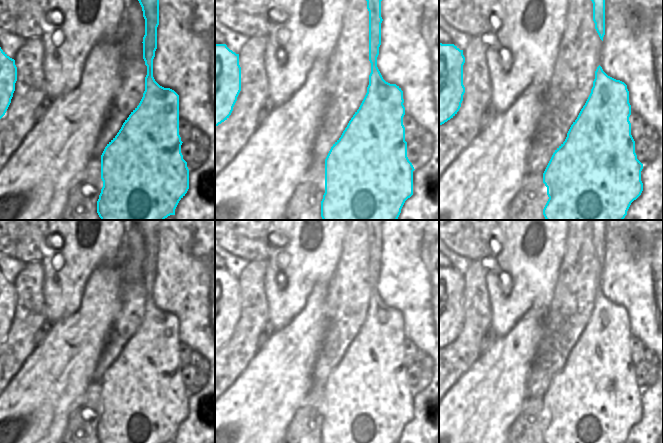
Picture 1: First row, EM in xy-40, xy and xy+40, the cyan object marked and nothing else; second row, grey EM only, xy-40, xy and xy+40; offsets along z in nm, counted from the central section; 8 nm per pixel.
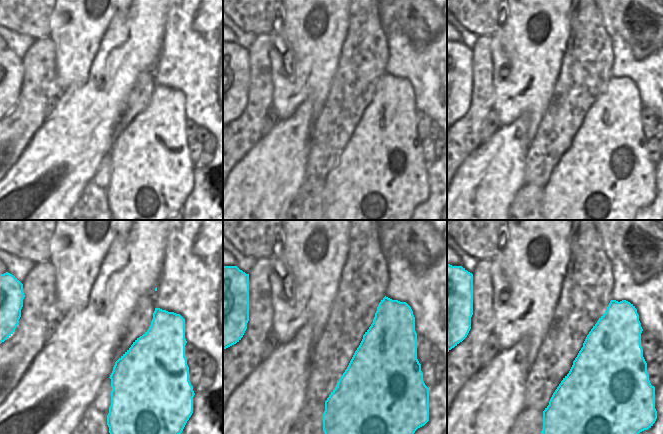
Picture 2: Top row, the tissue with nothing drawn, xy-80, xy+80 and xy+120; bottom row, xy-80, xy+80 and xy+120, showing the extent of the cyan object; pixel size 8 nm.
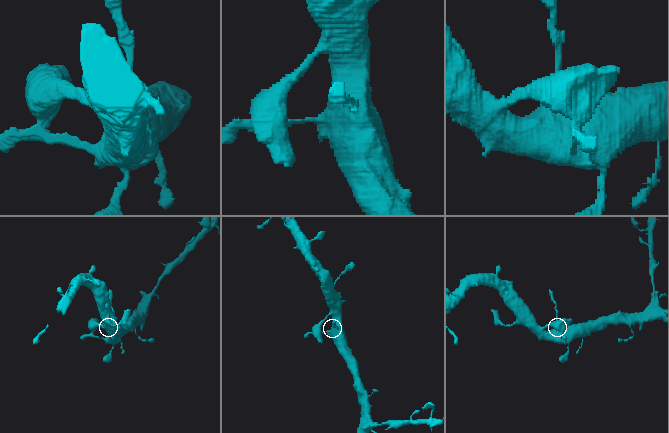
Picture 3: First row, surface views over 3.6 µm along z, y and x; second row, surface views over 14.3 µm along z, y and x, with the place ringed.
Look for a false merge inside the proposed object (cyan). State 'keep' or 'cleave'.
cleave

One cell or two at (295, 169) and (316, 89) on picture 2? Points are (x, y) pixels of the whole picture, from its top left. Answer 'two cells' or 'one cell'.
two cells

